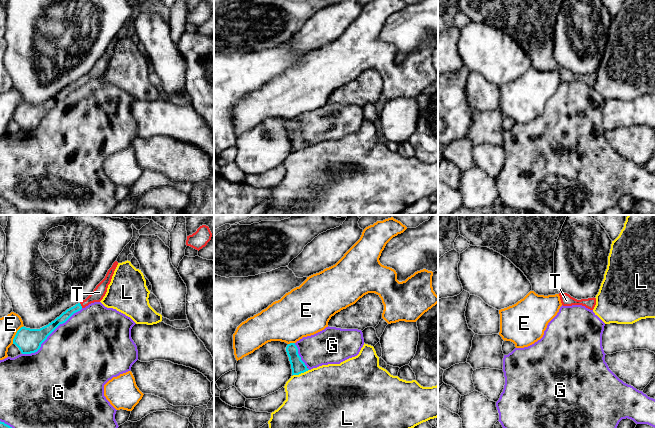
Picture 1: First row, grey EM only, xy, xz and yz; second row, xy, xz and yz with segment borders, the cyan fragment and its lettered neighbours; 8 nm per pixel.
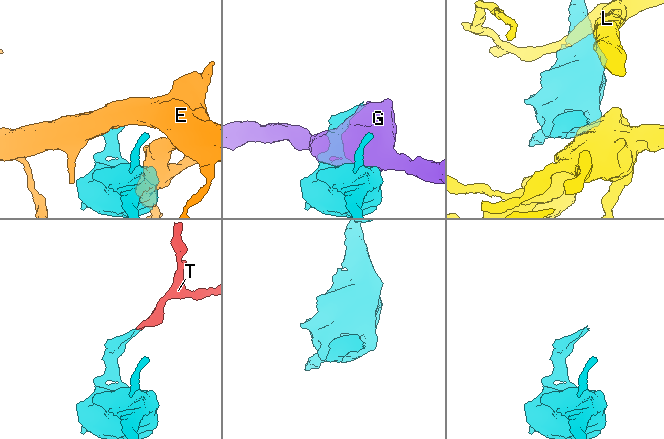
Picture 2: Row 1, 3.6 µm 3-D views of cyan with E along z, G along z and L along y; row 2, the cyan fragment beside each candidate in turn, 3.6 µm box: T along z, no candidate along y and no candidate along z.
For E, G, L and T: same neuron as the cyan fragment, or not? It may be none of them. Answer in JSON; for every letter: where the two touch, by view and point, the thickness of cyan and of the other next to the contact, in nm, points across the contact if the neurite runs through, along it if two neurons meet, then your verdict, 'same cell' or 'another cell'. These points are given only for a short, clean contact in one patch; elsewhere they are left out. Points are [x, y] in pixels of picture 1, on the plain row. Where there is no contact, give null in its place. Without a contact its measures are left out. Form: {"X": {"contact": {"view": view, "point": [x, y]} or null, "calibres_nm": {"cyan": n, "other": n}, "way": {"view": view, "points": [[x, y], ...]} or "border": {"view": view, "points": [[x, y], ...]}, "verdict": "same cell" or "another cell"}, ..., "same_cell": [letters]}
{"E": {"contact": {"view": "xy", "point": [16, 110]}, "calibres_nm": {"cyan": 200, "other": 160}, "verdict": "another cell"}, "G": {"contact": {"view": "xy", "point": [50, 109]}, "calibres_nm": {"cyan": 200, "other": 500}, "verdict": "another cell"}, "L": {"contact": {"view": "xz", "point": [300, 149]}, "calibres_nm": {"cyan": 110, "other": 480}, "verdict": "another cell"}, "T": {"contact": {"view": "xy", "point": [80, 81]}, "calibres_nm": {"cyan": 70, "other": 100}, "way": {"view": "xy", "points": [[68, 89], [80, 81], [99, 68]]}, "verdict": "same cell"}, "same_cell": ["T"]}

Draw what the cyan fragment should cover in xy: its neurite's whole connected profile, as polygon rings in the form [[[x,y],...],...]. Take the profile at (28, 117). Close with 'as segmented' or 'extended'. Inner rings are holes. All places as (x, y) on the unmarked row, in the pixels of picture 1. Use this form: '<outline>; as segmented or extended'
[[[115,37],[112,43],[108,46],[105,54],[96,62],[94,67],[85,76],[67,85],[48,101],[40,105],[30,105],[24,102],[21,103],[13,115],[13,120],[19,124],[22,130],[37,128],[40,125],[41,120],[60,100],[65,99],[74,89],[80,87],[82,84],[85,84],[91,79],[100,78],[103,75],[117,41],[118,38]]]; extended

